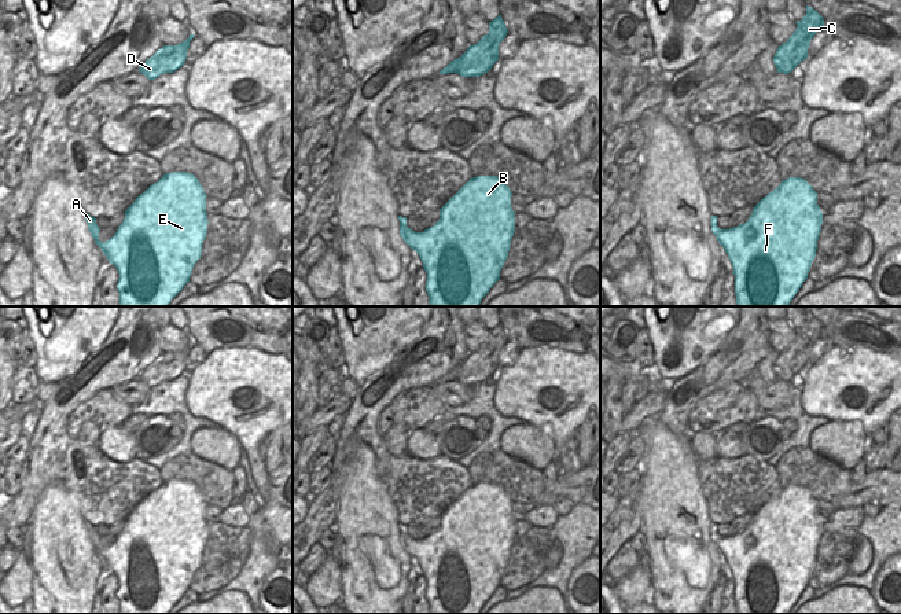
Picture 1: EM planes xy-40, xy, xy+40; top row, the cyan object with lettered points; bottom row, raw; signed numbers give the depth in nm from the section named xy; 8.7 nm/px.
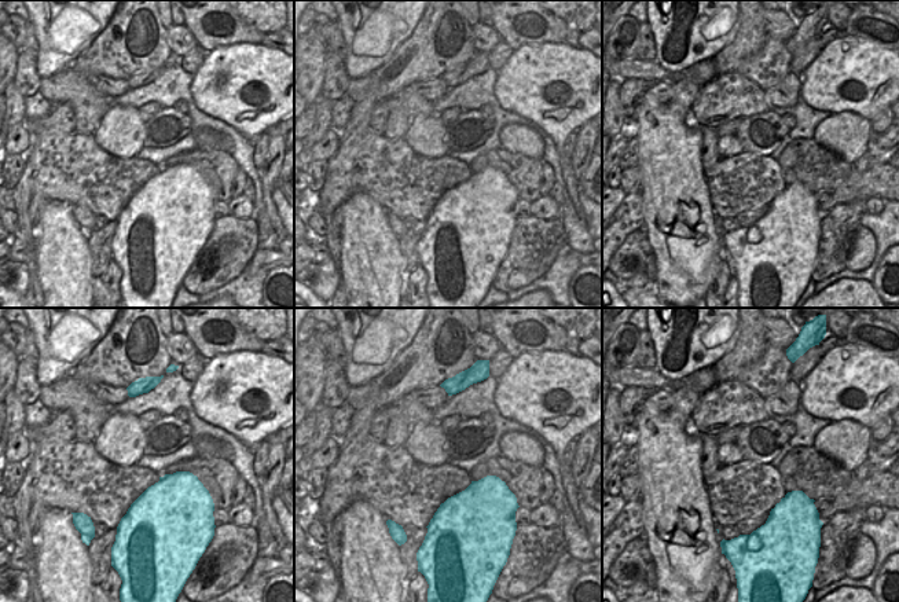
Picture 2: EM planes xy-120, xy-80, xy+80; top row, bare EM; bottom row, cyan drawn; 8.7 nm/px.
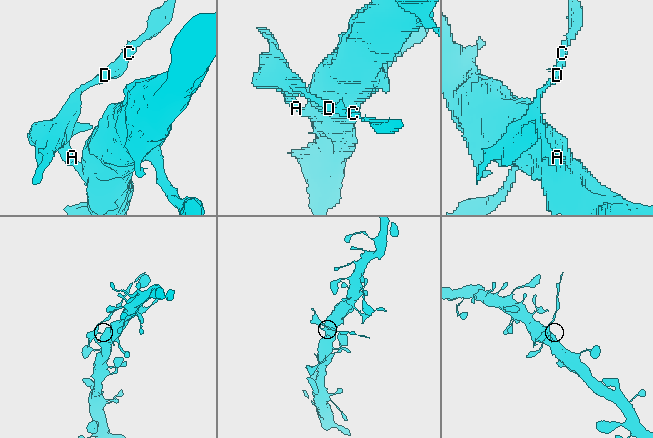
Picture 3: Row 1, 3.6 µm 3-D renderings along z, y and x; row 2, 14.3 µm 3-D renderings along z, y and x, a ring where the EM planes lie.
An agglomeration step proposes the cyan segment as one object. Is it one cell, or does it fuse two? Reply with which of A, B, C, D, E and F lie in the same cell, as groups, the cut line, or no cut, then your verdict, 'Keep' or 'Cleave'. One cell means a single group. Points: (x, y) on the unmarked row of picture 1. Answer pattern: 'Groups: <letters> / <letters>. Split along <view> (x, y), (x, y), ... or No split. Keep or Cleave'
Groups: A C D / B E F. Split along xy-40 (98, 535), (98, 541), (94, 546). Cleave.

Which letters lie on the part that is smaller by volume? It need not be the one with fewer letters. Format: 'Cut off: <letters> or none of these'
Cut off: A, C, D.

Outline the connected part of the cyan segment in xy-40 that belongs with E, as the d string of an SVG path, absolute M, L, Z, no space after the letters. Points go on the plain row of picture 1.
M166 481L125 518L113 545L100 549L98 534L95 551L119 581L119 614L168 614L190 589L207 541L206 504L194 482Z

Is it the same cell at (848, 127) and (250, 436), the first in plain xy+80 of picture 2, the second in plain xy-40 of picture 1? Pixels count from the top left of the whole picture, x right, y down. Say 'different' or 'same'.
different

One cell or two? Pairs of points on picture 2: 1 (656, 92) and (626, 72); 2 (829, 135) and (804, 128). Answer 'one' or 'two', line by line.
1: two
2: two

